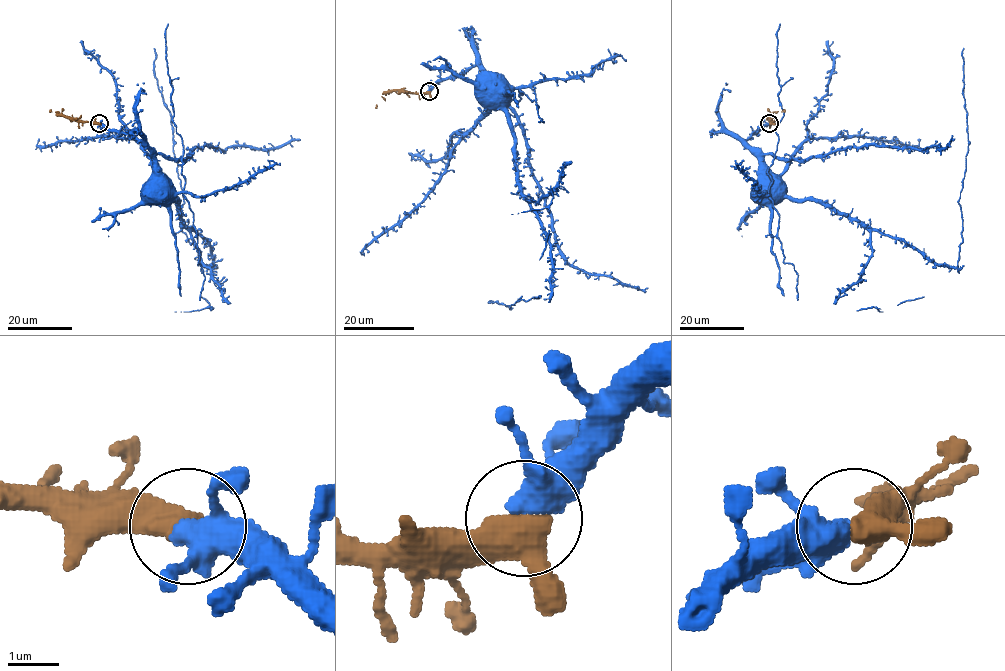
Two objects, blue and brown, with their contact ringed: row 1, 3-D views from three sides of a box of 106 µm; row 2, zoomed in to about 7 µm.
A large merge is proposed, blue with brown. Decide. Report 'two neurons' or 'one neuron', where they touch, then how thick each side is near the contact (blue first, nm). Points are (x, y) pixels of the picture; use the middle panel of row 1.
one neuron | (429, 91) | 340/480 nm

